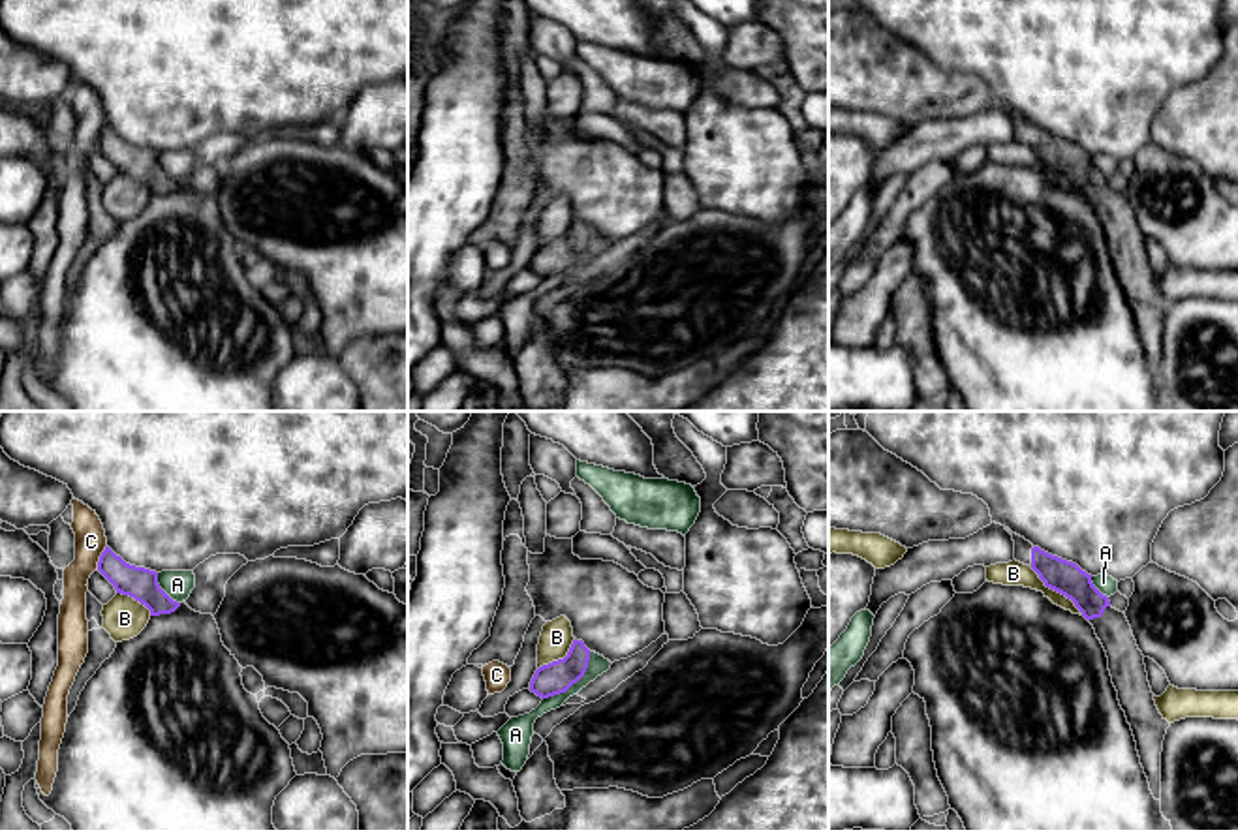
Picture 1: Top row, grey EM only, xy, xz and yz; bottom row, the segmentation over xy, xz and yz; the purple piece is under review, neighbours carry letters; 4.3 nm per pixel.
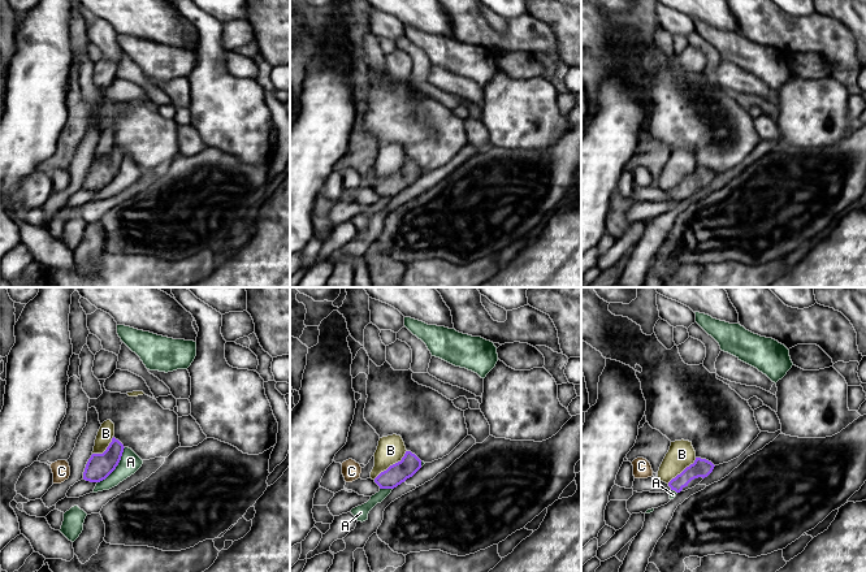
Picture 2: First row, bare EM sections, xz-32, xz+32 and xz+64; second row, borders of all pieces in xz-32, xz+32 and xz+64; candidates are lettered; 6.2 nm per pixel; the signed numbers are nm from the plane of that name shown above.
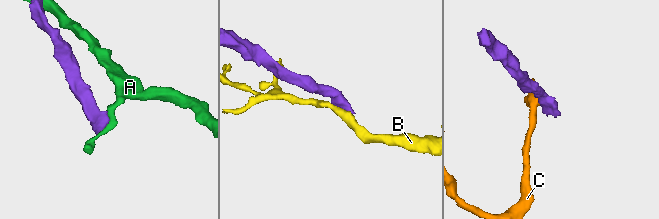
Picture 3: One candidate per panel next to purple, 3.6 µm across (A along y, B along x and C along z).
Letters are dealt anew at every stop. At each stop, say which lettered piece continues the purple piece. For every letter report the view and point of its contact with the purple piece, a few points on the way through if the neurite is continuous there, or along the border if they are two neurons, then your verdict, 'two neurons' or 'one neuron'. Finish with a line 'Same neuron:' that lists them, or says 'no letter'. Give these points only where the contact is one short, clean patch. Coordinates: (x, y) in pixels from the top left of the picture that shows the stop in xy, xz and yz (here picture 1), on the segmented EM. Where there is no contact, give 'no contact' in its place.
A: xz (573, 682) | along xz (590, 652), (587, 671), (564, 691), (543, 699) | two neurons
B: yz (1056, 590) | along yz (1030, 568), (1047, 586), (1064, 594), (1083, 614) | two neurons
C: xy (100, 558) | along xy (106, 545), (96, 569) | two neurons
Same neuron: no letter

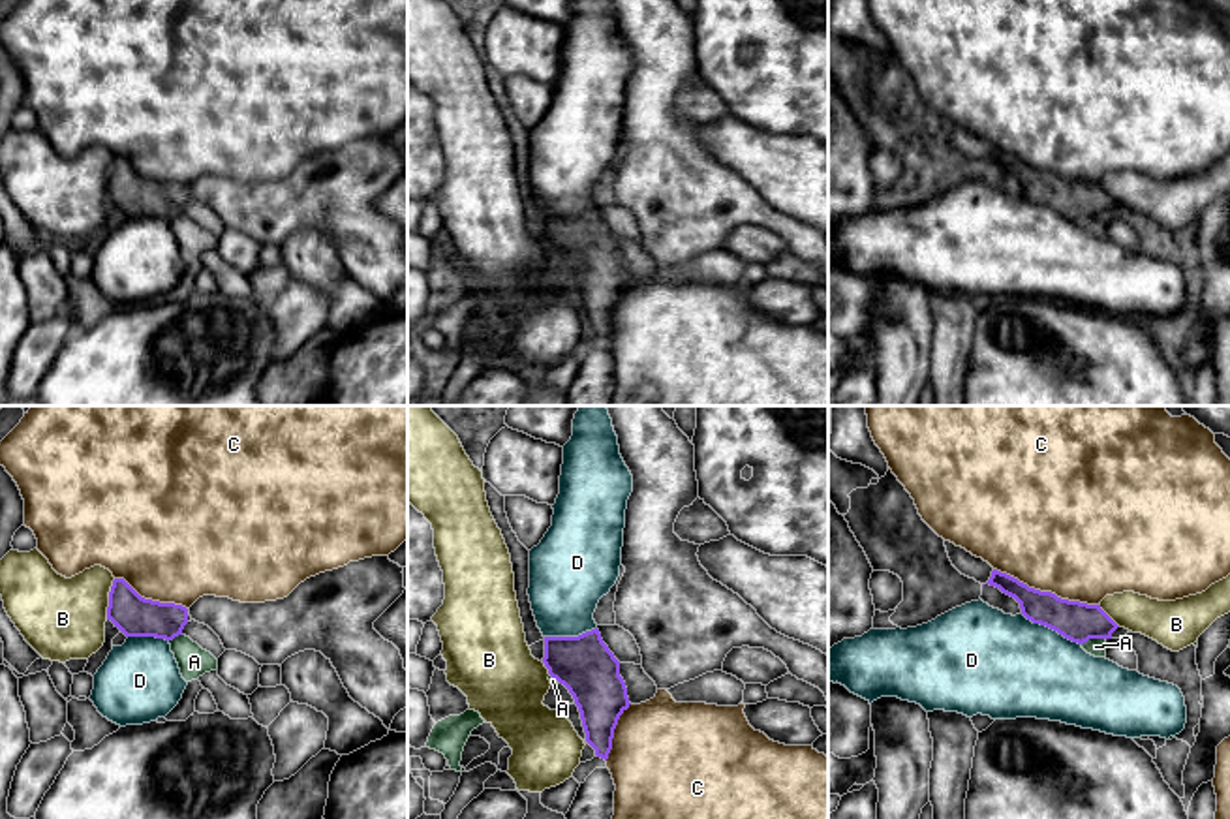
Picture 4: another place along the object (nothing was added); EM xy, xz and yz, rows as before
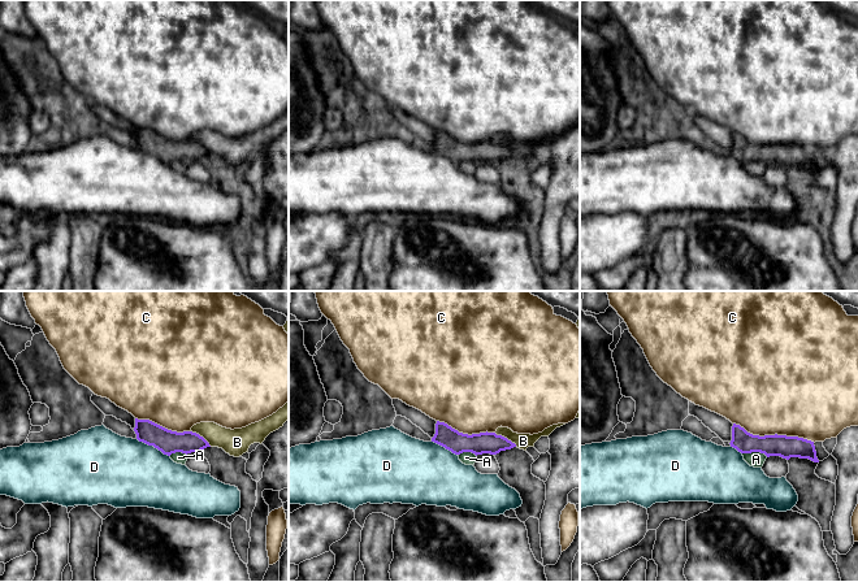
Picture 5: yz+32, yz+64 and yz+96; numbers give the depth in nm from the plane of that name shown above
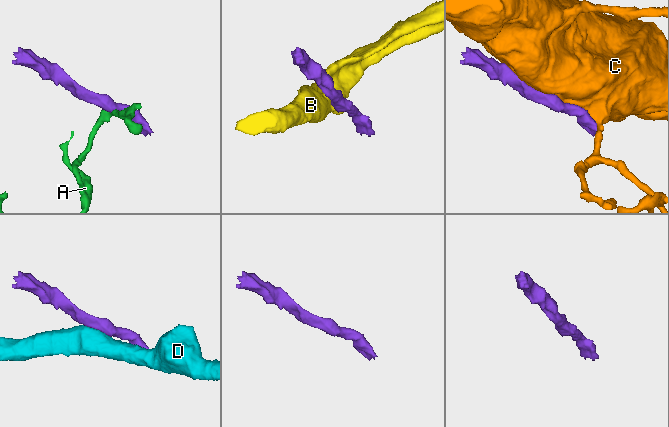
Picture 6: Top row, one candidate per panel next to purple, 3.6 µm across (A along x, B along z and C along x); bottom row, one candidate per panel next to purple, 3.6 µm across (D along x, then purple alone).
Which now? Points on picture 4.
A: yz (1093, 637) | along yz (1105, 637), (1090, 637), (1082, 645) | two neurons
B: xy (109, 600) | two neurons
C: yz (1046, 592) | two neurons
D: yz (1052, 628) | along yz (1022, 613), (1080, 645) | two neurons
Same neuron: no letter

